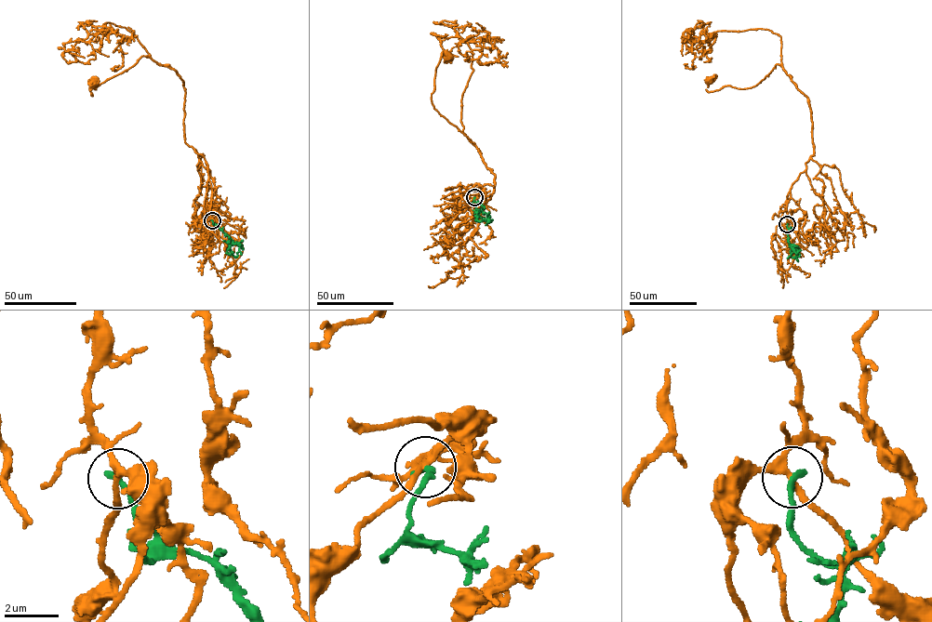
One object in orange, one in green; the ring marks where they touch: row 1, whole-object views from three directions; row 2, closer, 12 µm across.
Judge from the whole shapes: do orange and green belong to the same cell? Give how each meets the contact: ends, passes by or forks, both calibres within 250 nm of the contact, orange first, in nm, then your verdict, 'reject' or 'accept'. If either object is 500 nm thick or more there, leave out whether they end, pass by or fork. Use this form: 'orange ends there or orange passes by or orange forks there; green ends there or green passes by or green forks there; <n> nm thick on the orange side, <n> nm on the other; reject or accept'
orange forks there; green ends there; 200 nm thick on the orange side, 220 nm on the other; reject

